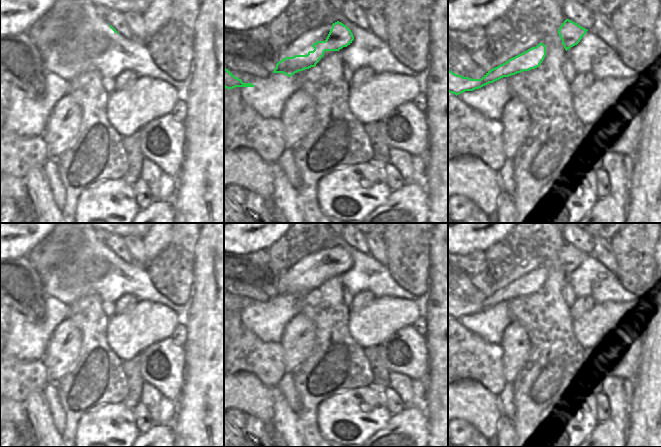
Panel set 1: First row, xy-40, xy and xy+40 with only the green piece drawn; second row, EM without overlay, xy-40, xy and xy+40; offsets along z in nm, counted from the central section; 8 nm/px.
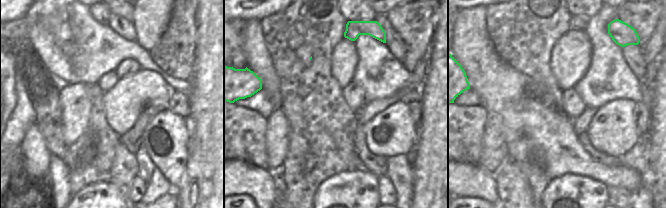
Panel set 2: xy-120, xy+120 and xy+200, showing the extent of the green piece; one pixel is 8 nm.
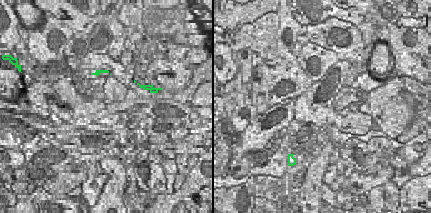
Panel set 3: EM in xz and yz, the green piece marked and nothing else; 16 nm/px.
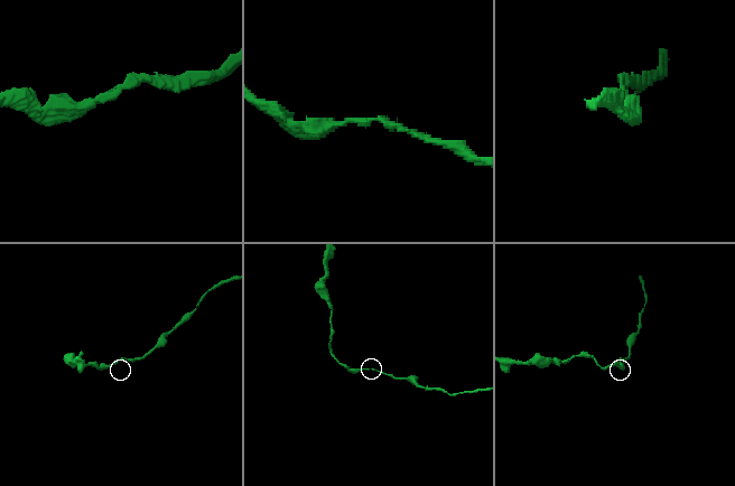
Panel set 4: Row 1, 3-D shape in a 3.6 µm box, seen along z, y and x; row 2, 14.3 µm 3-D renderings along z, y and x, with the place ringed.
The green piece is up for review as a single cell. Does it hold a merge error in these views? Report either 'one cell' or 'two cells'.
one cell

